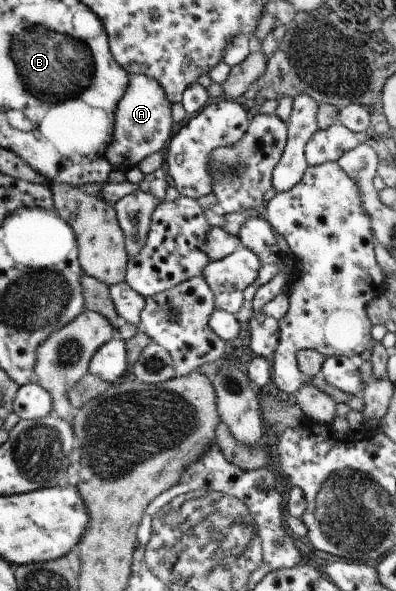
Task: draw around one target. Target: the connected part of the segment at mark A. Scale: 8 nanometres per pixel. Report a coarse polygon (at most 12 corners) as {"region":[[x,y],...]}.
{"region":[[129,75],[105,152],[125,174],[164,150],[172,105],[161,84]]}

